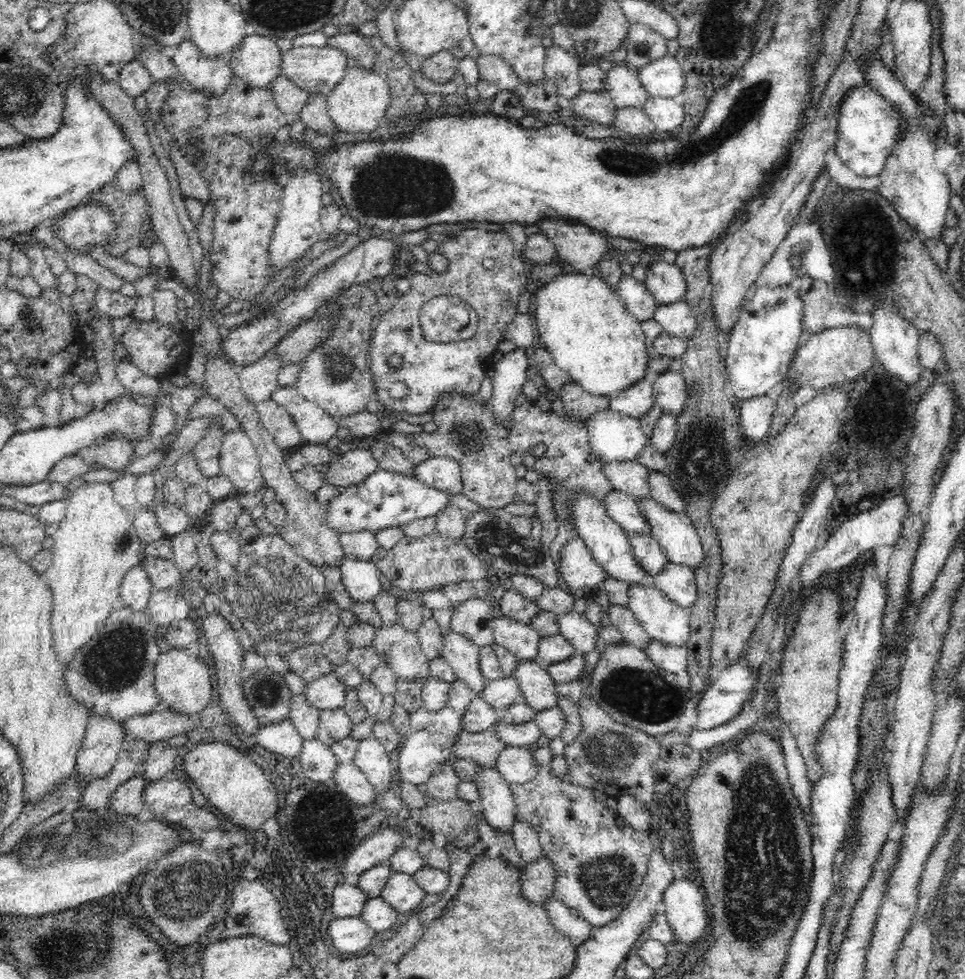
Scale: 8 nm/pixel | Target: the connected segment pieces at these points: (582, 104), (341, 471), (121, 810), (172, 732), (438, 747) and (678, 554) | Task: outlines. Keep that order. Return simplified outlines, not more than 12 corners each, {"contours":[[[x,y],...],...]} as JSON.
{"contours":[[[604,90],[580,91],[572,112],[610,125],[617,106]],[[368,445],[341,454],[323,475],[347,487],[380,469]],[[137,773],[120,784],[107,803],[110,810],[137,816],[145,806],[149,781]],[[160,709],[124,722],[126,738],[146,743],[187,734],[192,717]],[[451,682],[444,708],[400,748],[402,782],[426,784],[451,762],[474,691]],[[635,497],[669,562],[696,570],[703,548],[684,513]]]}

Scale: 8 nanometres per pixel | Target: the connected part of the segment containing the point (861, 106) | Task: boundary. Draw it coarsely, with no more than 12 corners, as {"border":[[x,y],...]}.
{"border":[[866,85],[838,111],[836,154],[858,176],[882,172],[902,127]]}

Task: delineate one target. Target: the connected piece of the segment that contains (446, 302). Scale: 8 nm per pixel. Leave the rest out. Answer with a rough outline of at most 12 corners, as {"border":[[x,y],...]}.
{"border":[[454,295],[421,308],[428,341],[466,340],[477,313]]}

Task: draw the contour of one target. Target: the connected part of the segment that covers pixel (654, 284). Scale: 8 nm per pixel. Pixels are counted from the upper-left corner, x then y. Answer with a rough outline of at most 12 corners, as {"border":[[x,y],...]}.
{"border":[[654,257],[644,284],[660,306],[687,290],[676,264]]}

